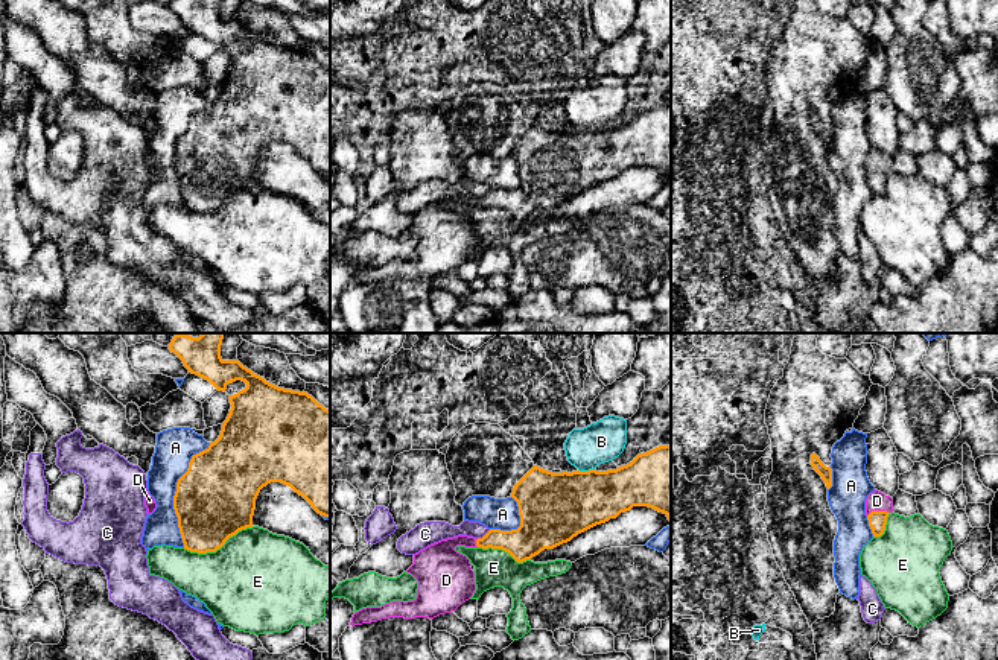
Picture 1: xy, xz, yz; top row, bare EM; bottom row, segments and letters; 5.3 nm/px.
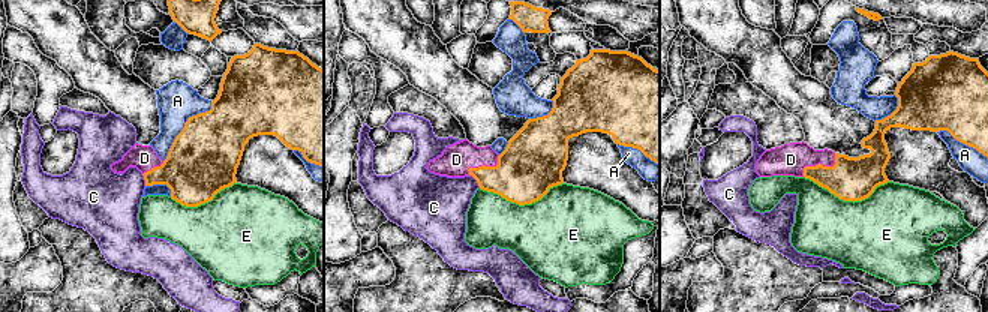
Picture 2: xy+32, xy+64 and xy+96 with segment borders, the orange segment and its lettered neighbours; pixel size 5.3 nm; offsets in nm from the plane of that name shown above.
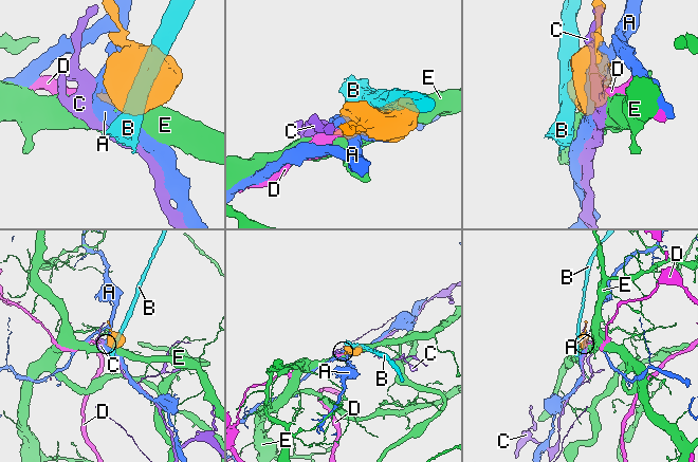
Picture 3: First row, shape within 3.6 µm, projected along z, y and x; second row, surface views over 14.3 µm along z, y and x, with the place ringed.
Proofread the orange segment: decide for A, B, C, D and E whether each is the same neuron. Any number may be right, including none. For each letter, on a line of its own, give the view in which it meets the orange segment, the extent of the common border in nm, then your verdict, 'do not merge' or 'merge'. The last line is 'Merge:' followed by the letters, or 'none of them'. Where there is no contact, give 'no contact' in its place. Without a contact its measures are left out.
A: xy | 550 nm | do not merge
B: xz | 90 nm | do not merge
C: xz | 90 nm | do not merge
D: yz | 120 nm | merge
E: xy | 400 nm | do not merge
Merge: D

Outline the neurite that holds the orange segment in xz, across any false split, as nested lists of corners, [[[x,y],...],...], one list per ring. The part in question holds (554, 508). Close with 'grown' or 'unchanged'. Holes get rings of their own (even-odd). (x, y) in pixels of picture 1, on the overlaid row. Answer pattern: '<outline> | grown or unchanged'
[[[659,446],[607,471],[552,473],[534,465],[514,485],[511,497],[519,506],[517,529],[490,529],[482,538],[458,535],[427,546],[406,570],[418,581],[417,598],[362,608],[350,625],[388,617],[434,619],[455,611],[476,590],[470,560],[456,546],[502,549],[523,563],[633,506],[653,508],[671,522],[671,446]]] | grown

